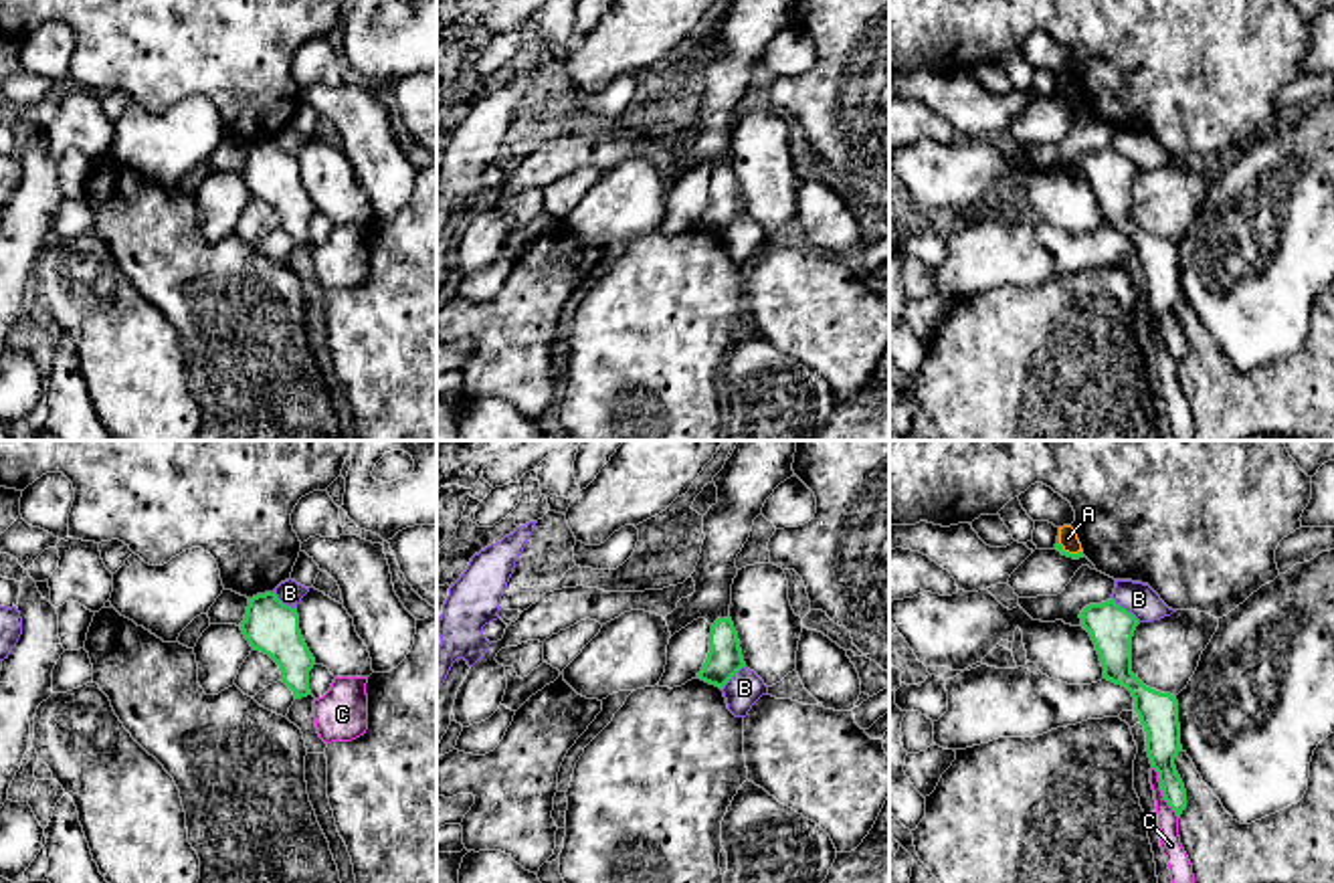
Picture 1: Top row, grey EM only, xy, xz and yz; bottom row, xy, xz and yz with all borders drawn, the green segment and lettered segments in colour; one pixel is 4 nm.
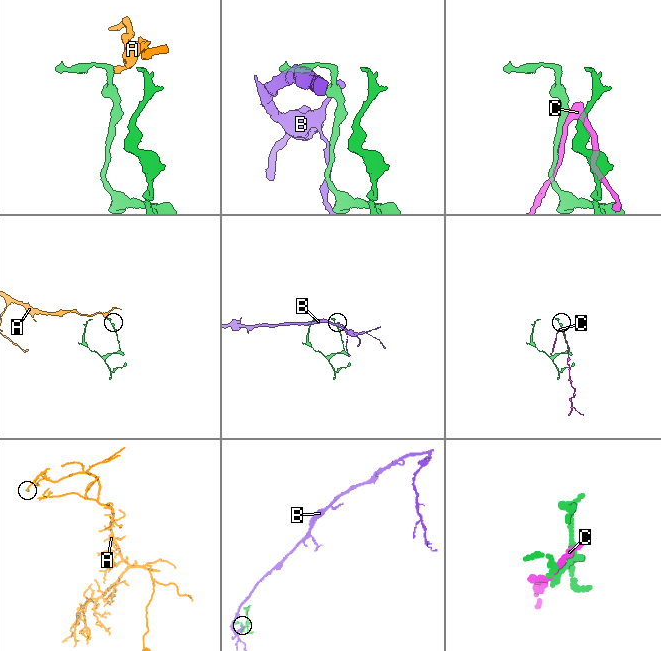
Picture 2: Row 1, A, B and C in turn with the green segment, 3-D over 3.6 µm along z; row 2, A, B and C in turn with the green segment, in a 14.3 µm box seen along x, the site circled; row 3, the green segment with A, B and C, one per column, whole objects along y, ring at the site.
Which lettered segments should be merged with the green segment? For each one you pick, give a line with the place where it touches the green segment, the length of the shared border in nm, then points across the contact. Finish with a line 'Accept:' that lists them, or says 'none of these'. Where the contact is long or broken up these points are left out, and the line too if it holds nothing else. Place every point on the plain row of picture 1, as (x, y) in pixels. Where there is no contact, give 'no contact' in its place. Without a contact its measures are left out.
Accept: none of these

